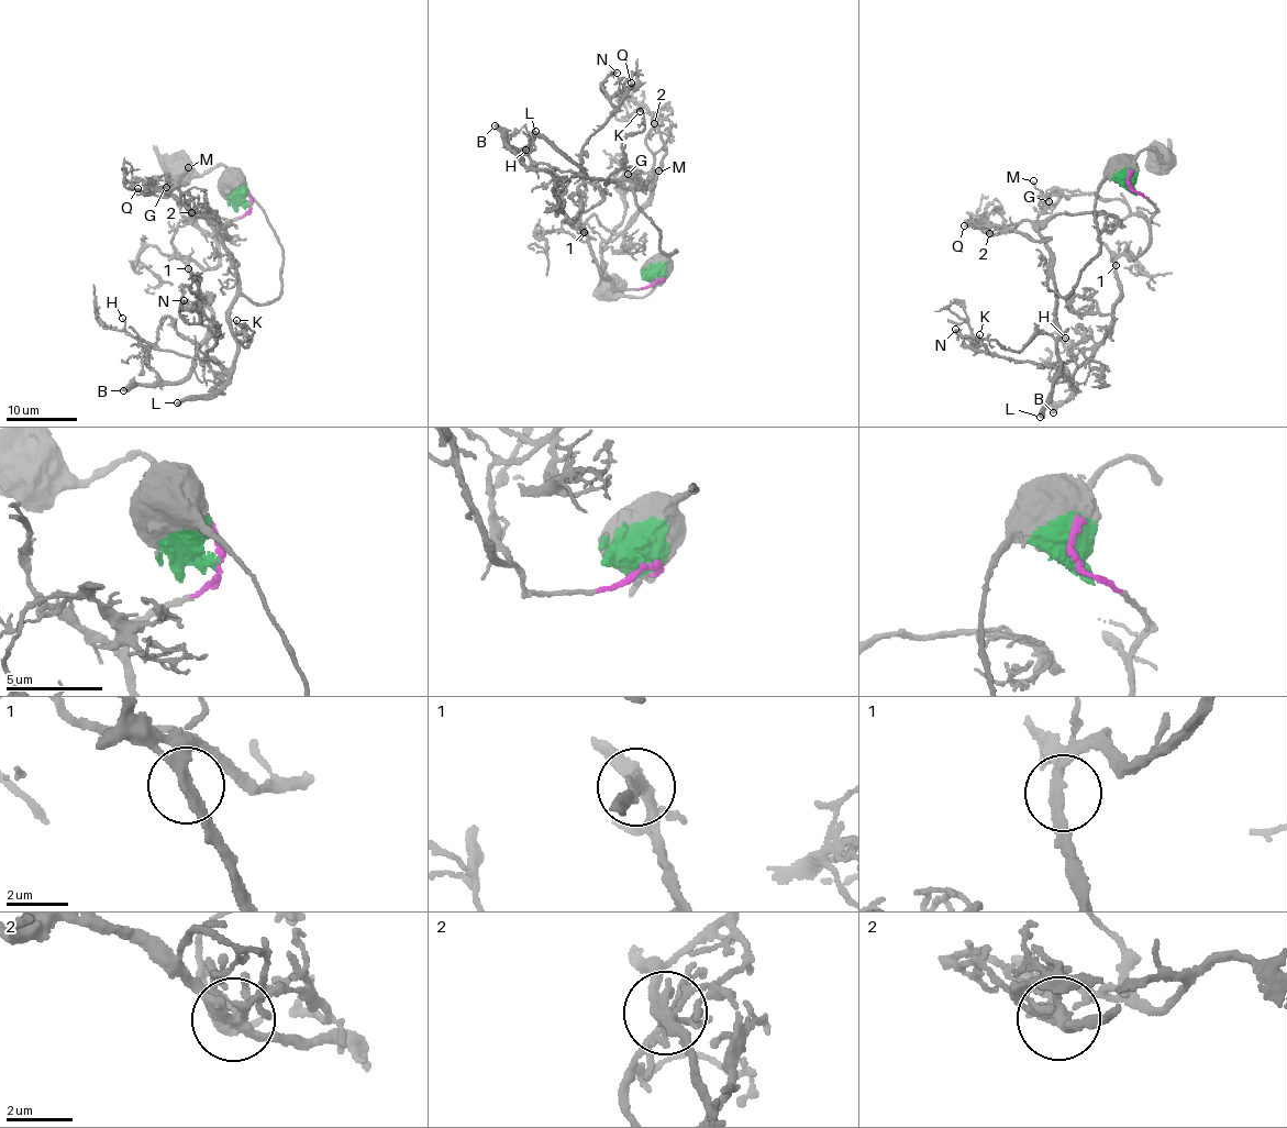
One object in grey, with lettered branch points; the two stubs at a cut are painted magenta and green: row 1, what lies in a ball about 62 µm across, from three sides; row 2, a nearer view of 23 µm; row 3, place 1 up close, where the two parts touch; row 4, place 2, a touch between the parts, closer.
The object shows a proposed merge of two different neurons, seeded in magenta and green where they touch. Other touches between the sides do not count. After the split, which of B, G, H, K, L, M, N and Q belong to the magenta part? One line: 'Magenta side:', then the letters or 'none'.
Magenta side: B, G, M

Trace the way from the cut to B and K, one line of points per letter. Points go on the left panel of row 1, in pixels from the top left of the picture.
B: (248, 205), (221, 228), (214, 267), (188, 263), (211, 316), (190, 372), (122, 390)
K: (247, 205), (245, 191), (281, 247), (281, 286), (267, 303), (240, 295), (229, 327), (245, 346), (236, 320)

